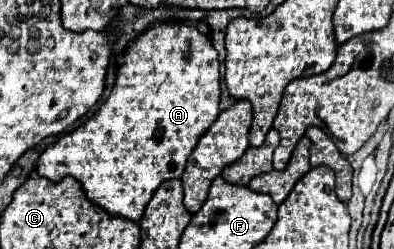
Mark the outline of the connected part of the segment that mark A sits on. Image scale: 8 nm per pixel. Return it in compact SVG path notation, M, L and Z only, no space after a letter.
M156 23L128 47L124 65L118 69L114 89L106 103L84 125L44 149L38 159L38 173L50 181L60 181L66 175L74 177L92 203L112 215L138 223L158 185L182 177L192 149L220 113L218 99L220 61L212 41L192 25Z

